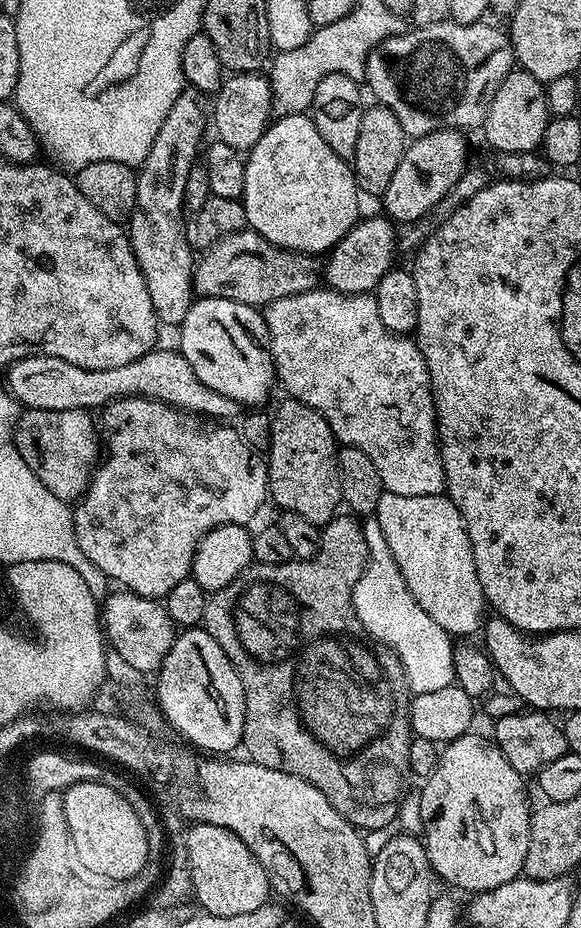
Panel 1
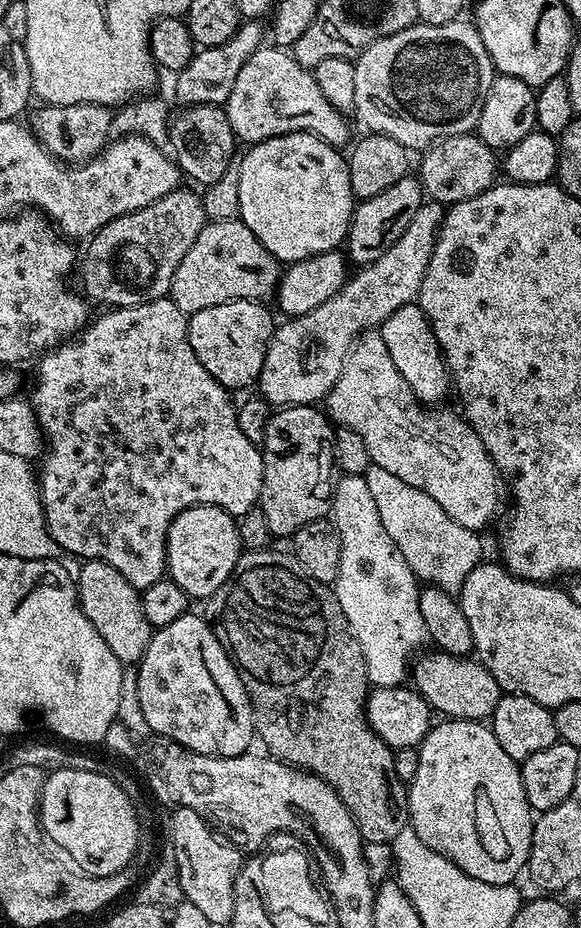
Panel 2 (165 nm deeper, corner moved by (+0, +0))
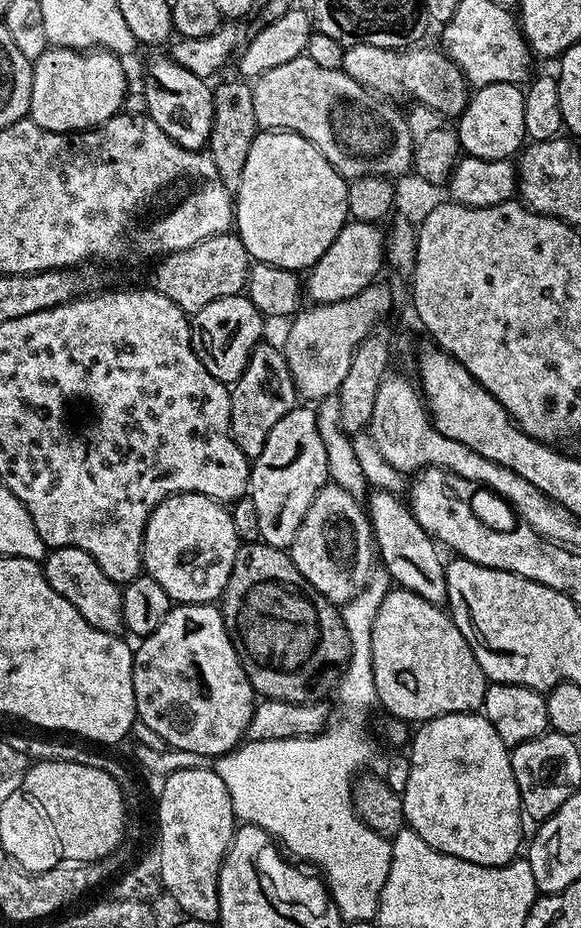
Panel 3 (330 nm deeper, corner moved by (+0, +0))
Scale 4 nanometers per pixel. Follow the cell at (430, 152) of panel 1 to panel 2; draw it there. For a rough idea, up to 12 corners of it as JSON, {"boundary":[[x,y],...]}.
{"boundary":[[407,174],[352,209],[346,252],[382,258],[425,203]]}

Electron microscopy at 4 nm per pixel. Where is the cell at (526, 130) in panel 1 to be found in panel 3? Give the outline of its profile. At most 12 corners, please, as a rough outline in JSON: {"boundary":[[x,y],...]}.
{"boundary":[[476,88],[458,117],[460,147],[512,160],[525,147],[524,88]]}

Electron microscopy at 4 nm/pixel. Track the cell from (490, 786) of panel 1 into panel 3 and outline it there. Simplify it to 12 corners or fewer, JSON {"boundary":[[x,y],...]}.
{"boundary":[[483,714],[410,740],[404,818],[497,868],[522,821],[509,745]]}

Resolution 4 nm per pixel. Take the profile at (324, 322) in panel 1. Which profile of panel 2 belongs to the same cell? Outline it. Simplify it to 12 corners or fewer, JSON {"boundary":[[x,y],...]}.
{"boundary":[[379,331],[326,397],[368,459],[479,533],[502,477],[459,411],[410,390]]}

